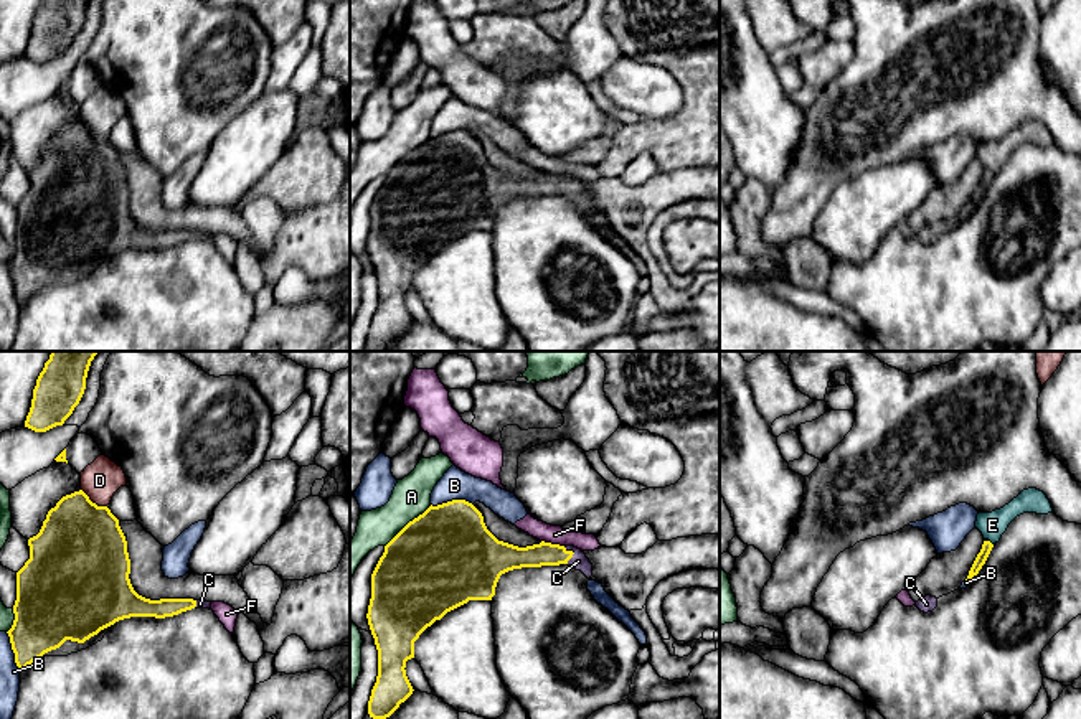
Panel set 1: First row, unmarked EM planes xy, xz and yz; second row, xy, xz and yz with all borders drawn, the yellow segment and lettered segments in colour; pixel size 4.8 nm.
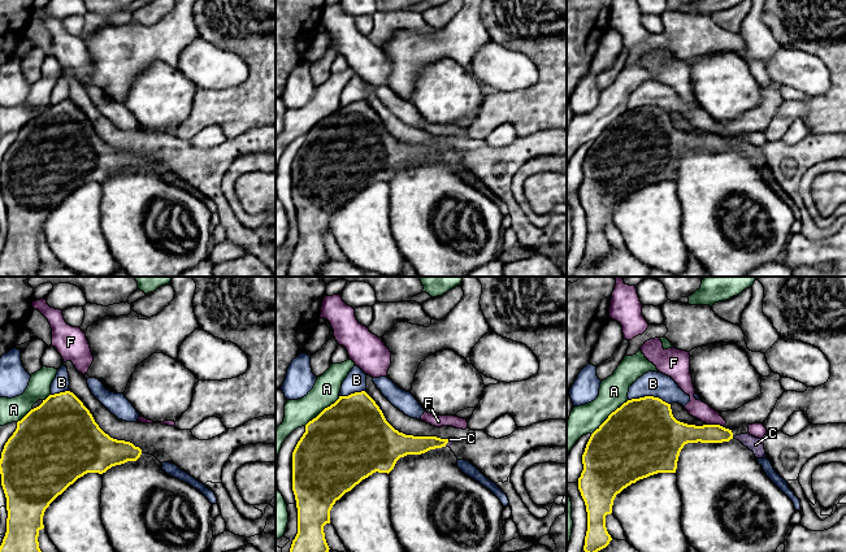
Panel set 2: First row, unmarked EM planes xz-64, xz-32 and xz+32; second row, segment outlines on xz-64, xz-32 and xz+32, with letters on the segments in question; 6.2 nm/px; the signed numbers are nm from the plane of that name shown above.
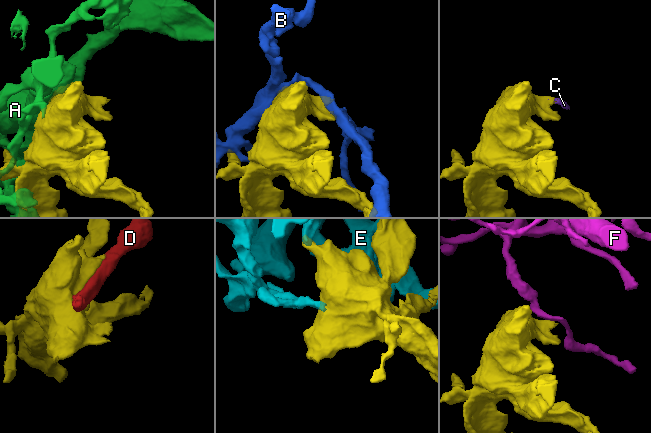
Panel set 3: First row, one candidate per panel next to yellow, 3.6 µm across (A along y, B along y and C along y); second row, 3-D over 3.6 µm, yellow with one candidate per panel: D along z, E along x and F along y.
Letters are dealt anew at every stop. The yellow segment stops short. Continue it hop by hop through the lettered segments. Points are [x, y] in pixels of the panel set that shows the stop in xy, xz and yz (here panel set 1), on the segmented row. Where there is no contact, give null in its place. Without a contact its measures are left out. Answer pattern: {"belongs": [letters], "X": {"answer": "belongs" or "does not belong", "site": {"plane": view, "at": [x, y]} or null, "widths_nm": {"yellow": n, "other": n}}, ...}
{"belongs": ["C"], "A": {"answer": "does not belong", "site": {"plane": "xz", "at": [408, 523]}, "widths_nm": {"yellow": 480, "other": 190}}, "B": {"answer": "does not belong", "site": {"plane": "xz", "at": [453, 500]}, "widths_nm": {"yellow": 440, "other": 140}}, "C": {"answer": "belongs", "site": {"plane": "xz", "at": [573, 553]}, "widths_nm": {"yellow": 110, "other": 80}}, "D": {"answer": "does not belong", "site": {"plane": "xy", "at": [91, 502]}, "widths_nm": {"yellow": 440, "other": 190}}, "E": {"answer": "does not belong", "site": {"plane": "yz", "at": [991, 543]}, "widths_nm": {"yellow": 50, "other": 130}}, "F": {"answer": "does not belong", "site": {"plane": "xz", "at": [553, 545]}, "widths_nm": {"yellow": 140, "other": 90}}}

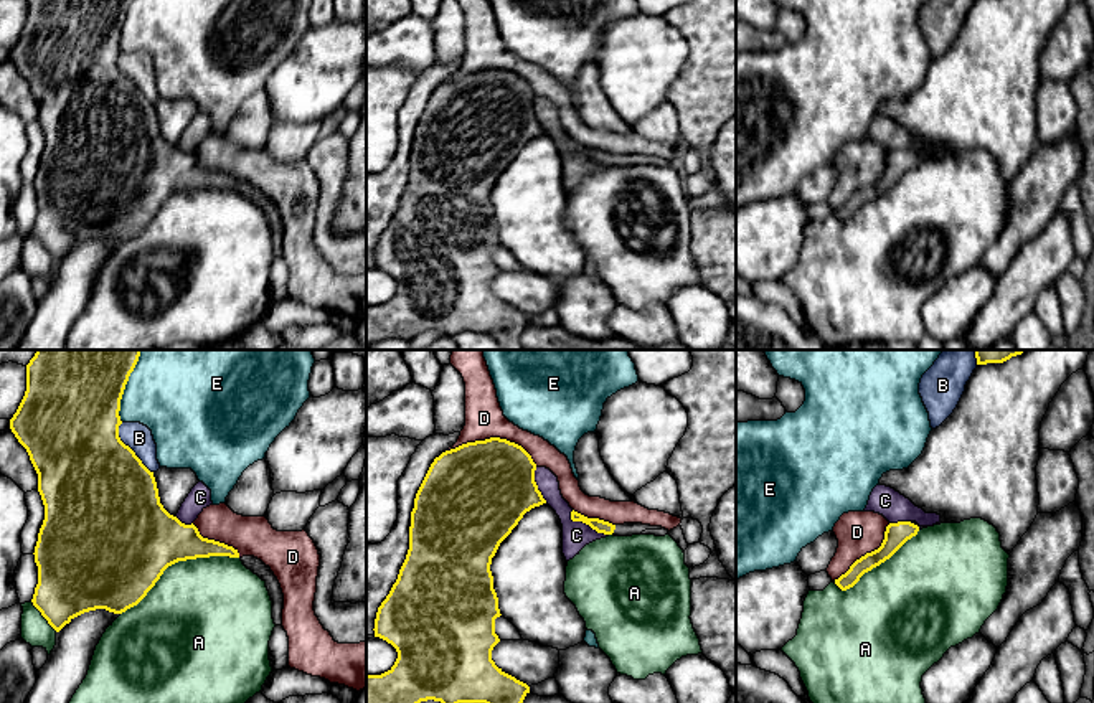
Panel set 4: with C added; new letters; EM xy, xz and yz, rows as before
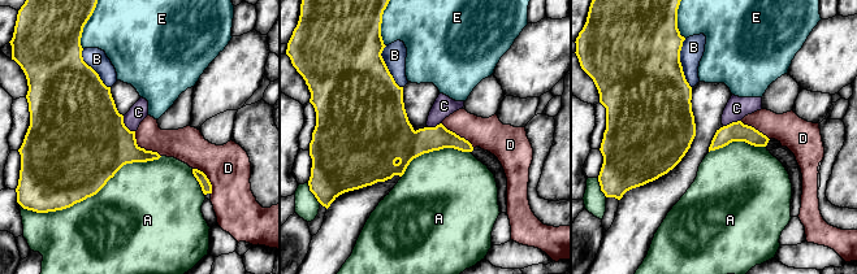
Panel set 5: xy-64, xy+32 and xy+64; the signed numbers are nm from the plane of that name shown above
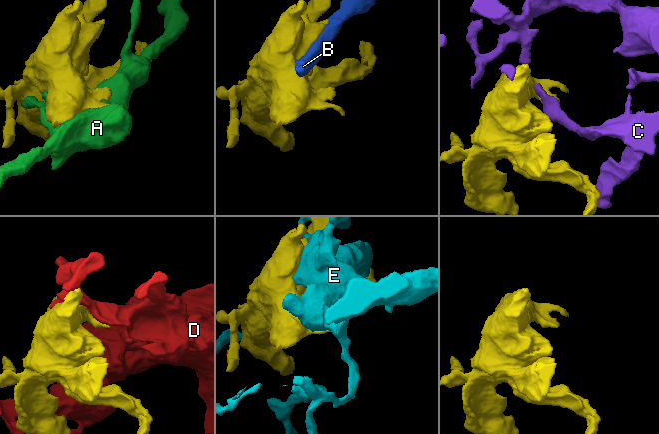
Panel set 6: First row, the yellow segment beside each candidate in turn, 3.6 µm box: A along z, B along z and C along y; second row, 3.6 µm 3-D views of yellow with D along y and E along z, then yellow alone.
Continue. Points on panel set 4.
{"belongs": [], "A": {"answer": "does not belong", "site": {"plane": "xy", "at": [177, 561]}, "widths_nm": {"yellow": 440, "other": 480}}, "B": {"answer": "does not belong", "site": {"plane": "xy", "at": [129, 448]}, "widths_nm": {"yellow": 500, "other": 130}}, "C": {"answer": "does not belong", "site": {"plane": "xz", "at": [586, 523]}, "widths_nm": {"yellow": 60, "other": 140}}, "D": {"answer": "does not belong", "site": {"plane": "xz", "at": [494, 438]}, "widths_nm": {"yellow": 460, "other": 190}}, "E": {"answer": "does not belong", "site": {"plane": "xy", "at": [124, 386]}, "widths_nm": {"yellow": 480, "other": 460}}}

